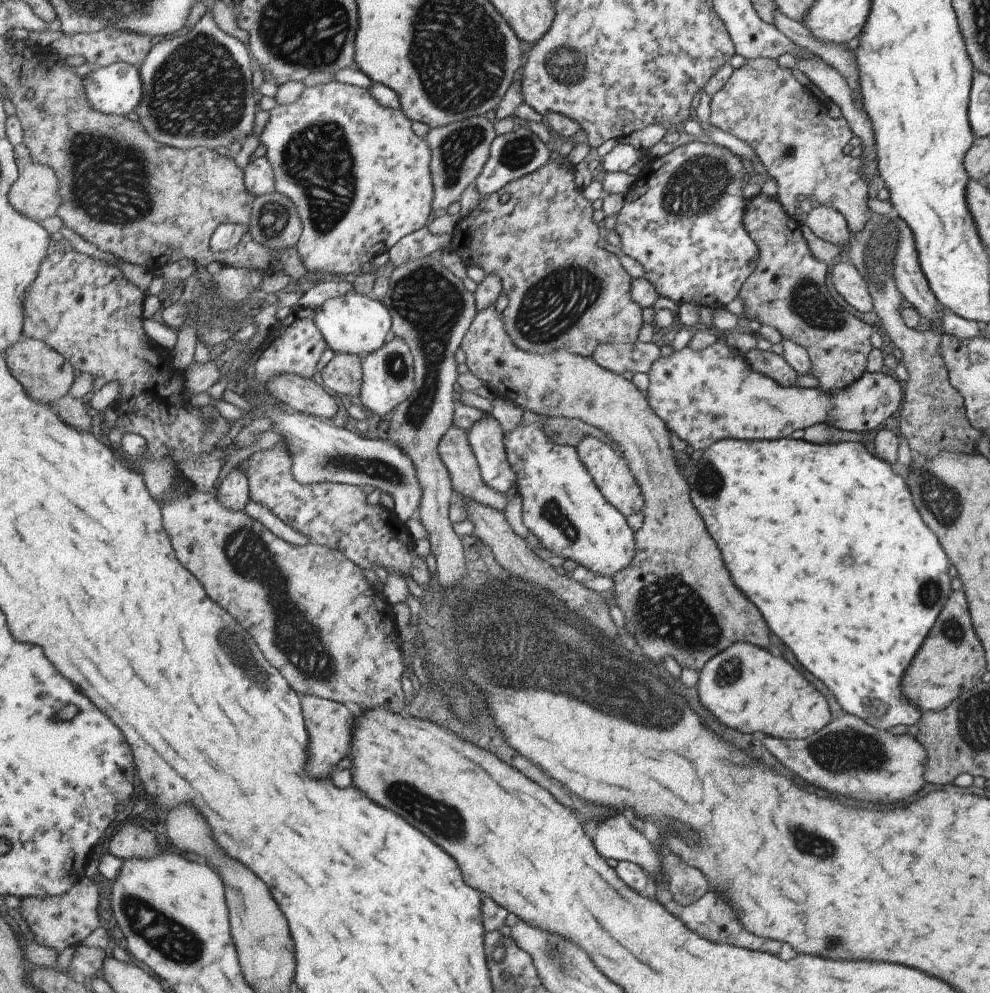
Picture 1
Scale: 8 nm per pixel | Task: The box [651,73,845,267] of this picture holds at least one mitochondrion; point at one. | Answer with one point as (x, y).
(698, 184)

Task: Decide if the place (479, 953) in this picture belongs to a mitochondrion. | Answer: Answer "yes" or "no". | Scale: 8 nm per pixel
no

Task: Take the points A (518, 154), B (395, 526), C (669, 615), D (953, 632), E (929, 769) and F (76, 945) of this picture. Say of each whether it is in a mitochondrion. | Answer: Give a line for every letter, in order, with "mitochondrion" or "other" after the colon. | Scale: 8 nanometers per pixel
A: mitochondrion
B: other
C: mitochondrion
D: mitochondrion
E: other
F: other

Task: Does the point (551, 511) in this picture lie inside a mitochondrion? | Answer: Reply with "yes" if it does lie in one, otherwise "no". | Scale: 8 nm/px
yes

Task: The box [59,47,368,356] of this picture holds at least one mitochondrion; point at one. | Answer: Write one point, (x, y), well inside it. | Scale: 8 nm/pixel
(110, 182)

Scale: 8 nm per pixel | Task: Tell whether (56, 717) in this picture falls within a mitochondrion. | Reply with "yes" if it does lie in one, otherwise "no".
no

